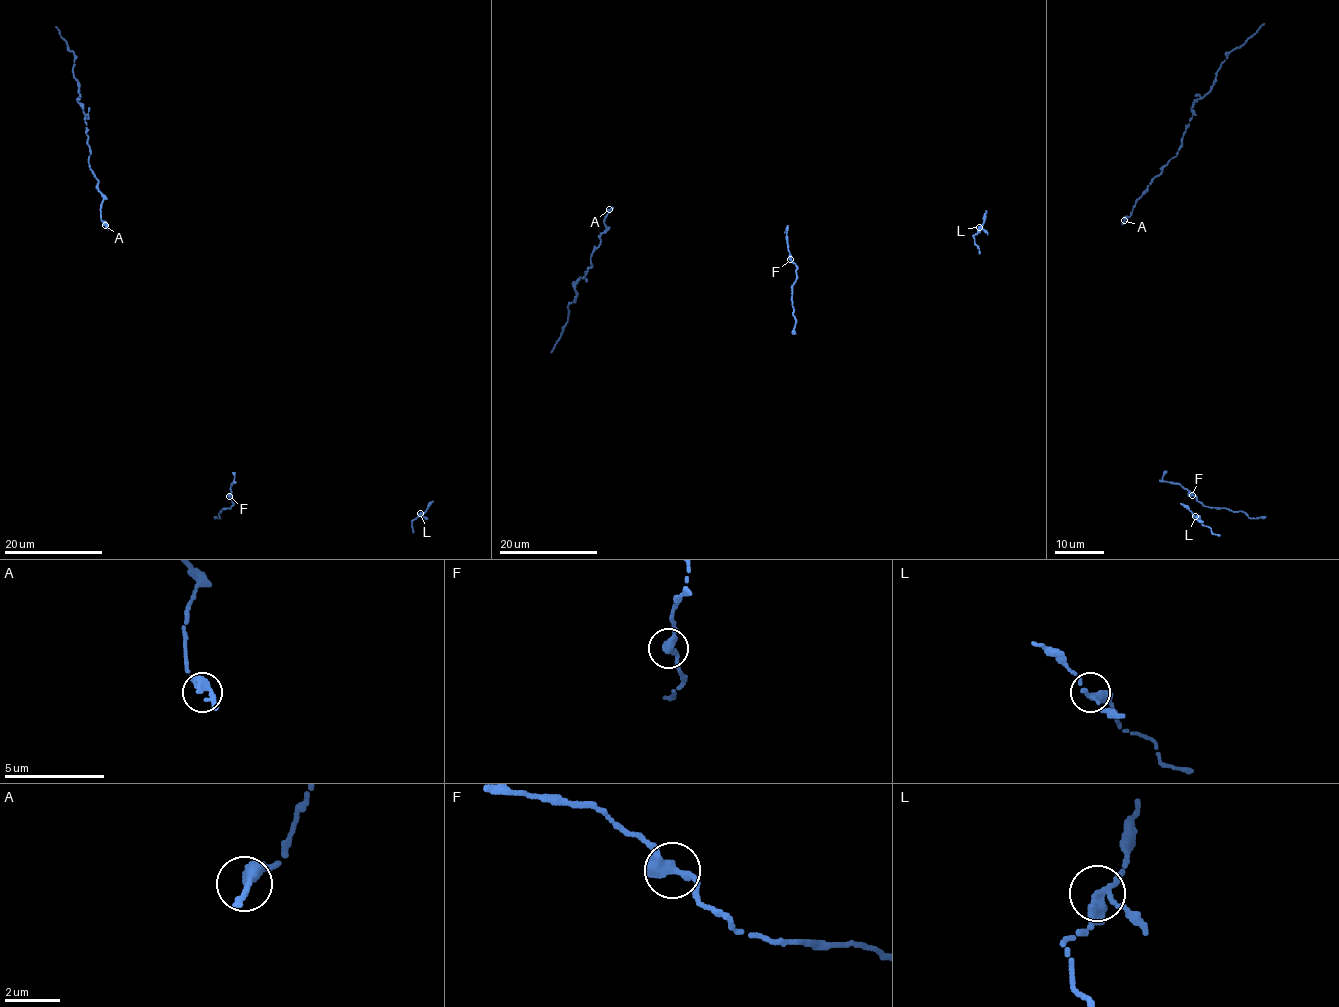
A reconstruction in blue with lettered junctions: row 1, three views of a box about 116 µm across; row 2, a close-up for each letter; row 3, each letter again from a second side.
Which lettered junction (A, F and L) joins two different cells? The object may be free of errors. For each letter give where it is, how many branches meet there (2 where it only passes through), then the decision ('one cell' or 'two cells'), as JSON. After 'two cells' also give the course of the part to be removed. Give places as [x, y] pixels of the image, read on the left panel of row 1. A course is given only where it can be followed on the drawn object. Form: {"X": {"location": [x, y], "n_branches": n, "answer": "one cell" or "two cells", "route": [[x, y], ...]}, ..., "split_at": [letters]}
{"A": {"location": [105, 225], "n_branches": 2, "answer": "one cell"}, "F": {"location": [229, 496], "n_branches": 2, "answer": "one cell"}, "L": {"location": [420, 513], "n_branches": 3, "answer": "one cell"}, "split_at": []}

